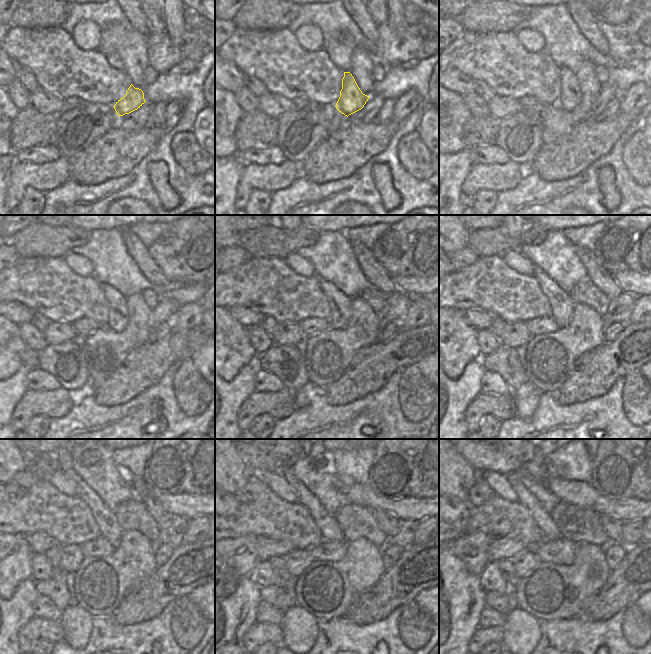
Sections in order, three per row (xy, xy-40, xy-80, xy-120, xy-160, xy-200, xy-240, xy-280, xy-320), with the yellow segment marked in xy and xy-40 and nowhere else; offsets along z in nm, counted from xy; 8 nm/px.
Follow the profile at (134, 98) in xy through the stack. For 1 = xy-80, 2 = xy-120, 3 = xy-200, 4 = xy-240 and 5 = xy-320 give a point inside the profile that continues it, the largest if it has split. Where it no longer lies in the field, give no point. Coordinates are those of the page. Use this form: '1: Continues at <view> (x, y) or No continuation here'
1: Continues at xy-80 (569, 89)
2: Continues at xy-120 (117, 311)
3: Continues at xy-200 (561, 304)
4: Continues at xy-240 (110, 529)
5: Continues at xy-320 (543, 519)

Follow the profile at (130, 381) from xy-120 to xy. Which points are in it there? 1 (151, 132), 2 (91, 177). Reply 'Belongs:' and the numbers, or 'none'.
Belongs: 1, 2

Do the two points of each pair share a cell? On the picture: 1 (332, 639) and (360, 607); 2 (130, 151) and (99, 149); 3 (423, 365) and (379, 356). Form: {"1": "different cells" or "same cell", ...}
{"1": "different cells", "2": "same cell", "3": "different cells"}

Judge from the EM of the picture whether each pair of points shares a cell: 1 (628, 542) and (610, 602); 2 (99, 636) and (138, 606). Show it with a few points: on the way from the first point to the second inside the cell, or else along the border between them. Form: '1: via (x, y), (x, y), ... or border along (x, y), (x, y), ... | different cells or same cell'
1: border along (640, 541), (626, 548) | different cells
2: border along (111, 618), (125, 625), (141, 622) | different cells

